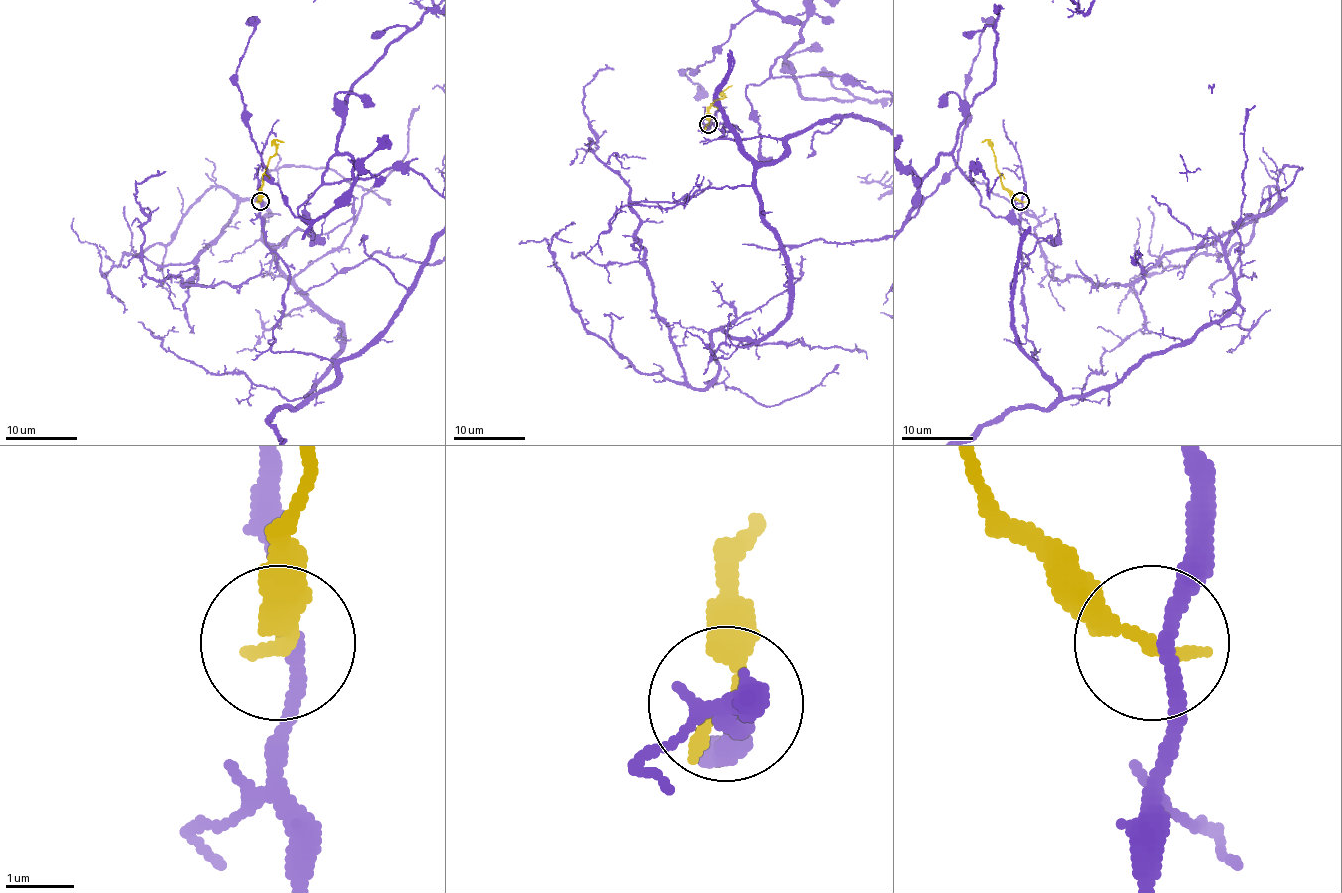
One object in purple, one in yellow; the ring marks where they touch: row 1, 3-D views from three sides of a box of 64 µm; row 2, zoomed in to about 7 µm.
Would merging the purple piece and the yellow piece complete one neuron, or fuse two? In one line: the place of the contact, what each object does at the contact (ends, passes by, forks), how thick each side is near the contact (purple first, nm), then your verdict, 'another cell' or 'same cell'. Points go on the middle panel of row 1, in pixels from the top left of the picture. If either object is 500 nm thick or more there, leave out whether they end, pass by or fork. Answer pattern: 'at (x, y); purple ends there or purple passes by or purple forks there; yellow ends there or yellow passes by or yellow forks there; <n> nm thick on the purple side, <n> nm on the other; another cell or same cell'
at (708, 124); purple passes by; yellow ends there; 220 nm thick on the purple side, 280 nm on the other; another cell

